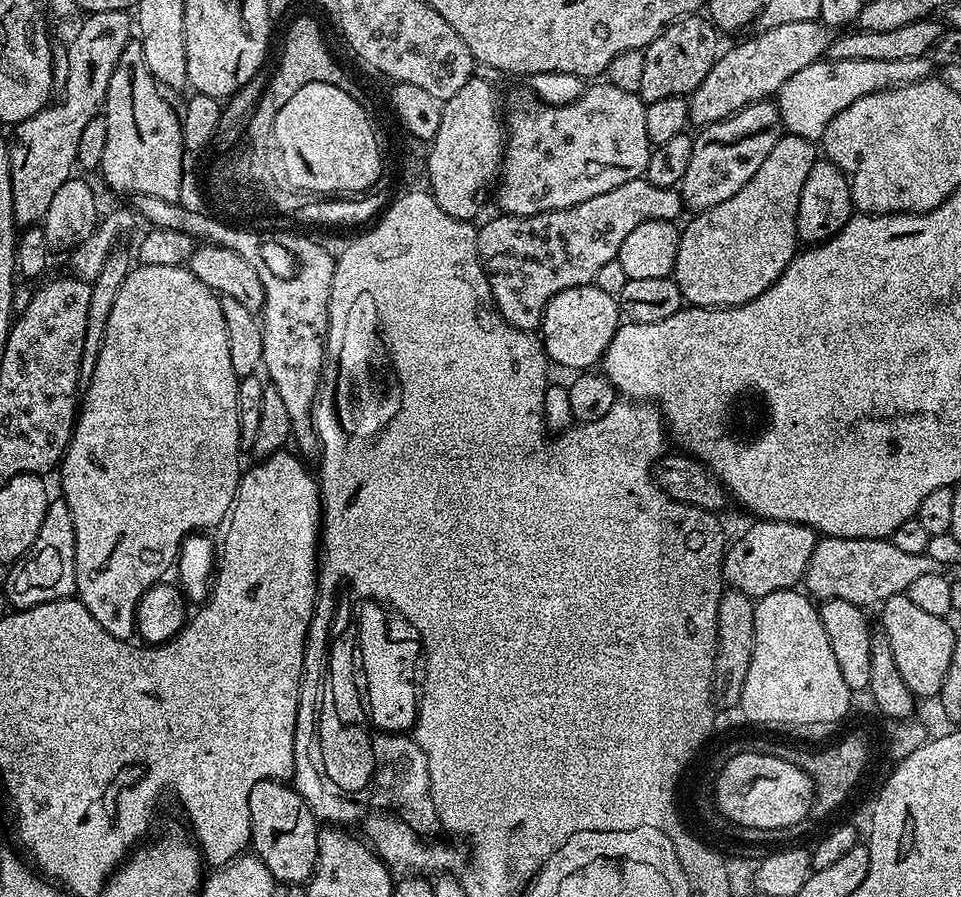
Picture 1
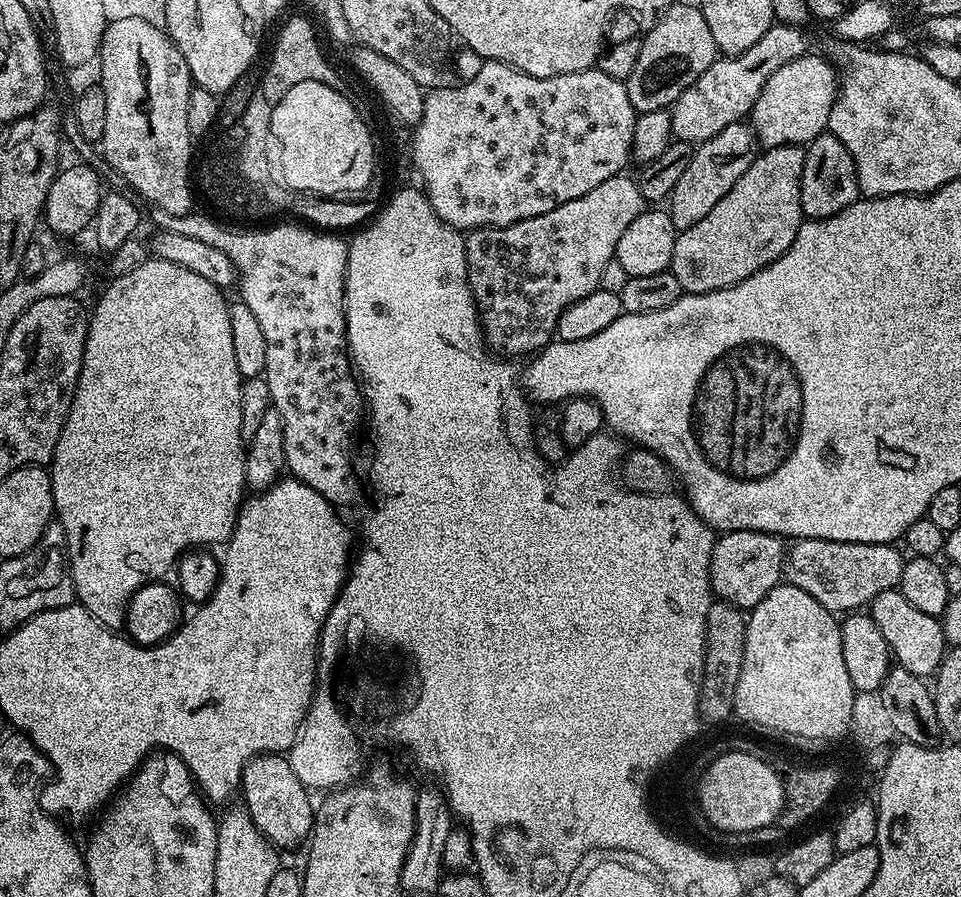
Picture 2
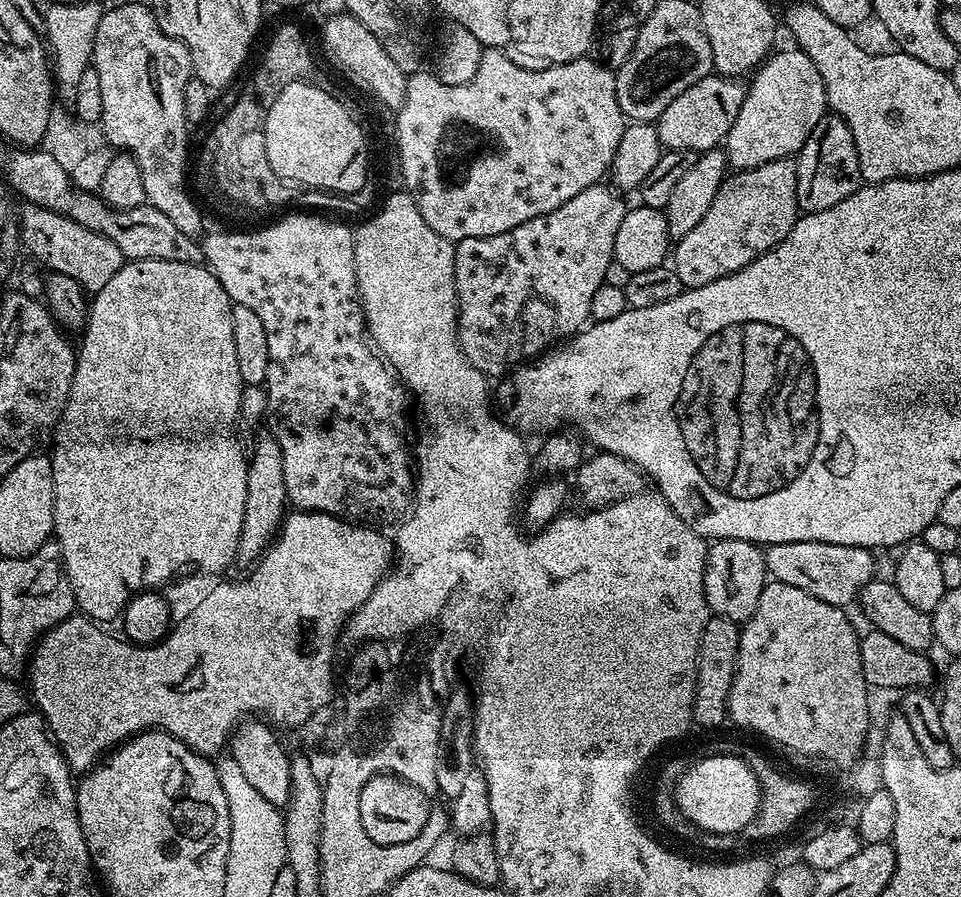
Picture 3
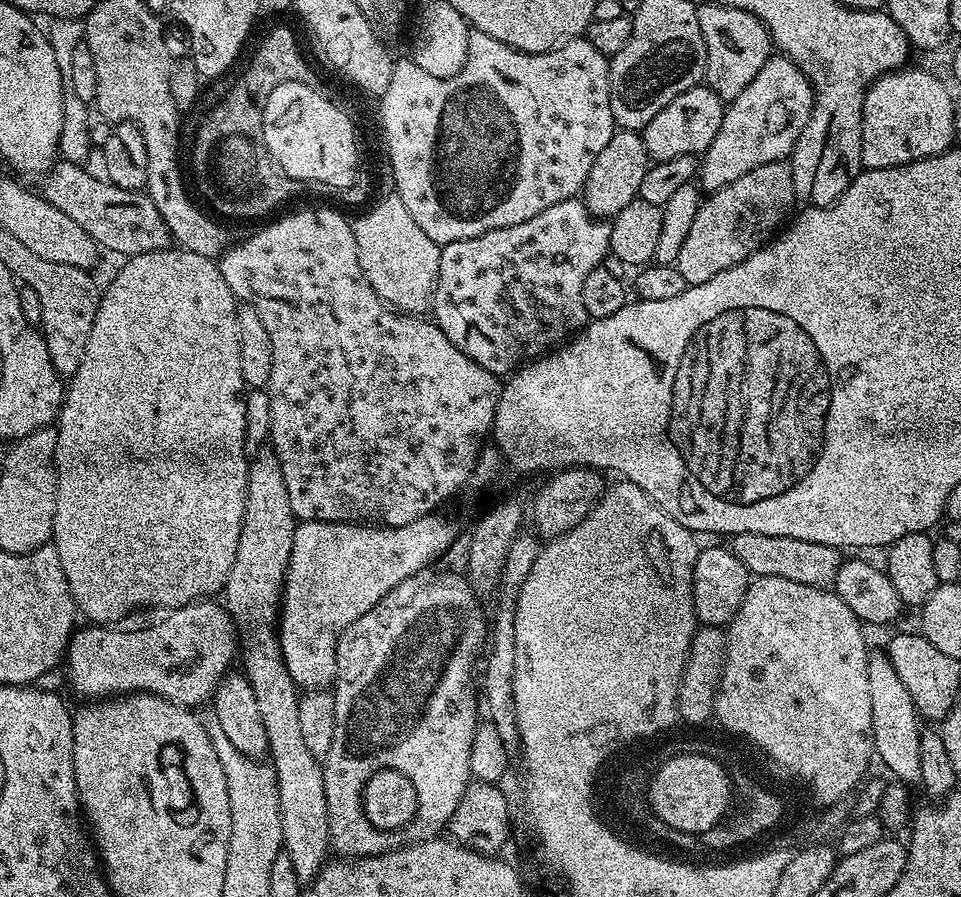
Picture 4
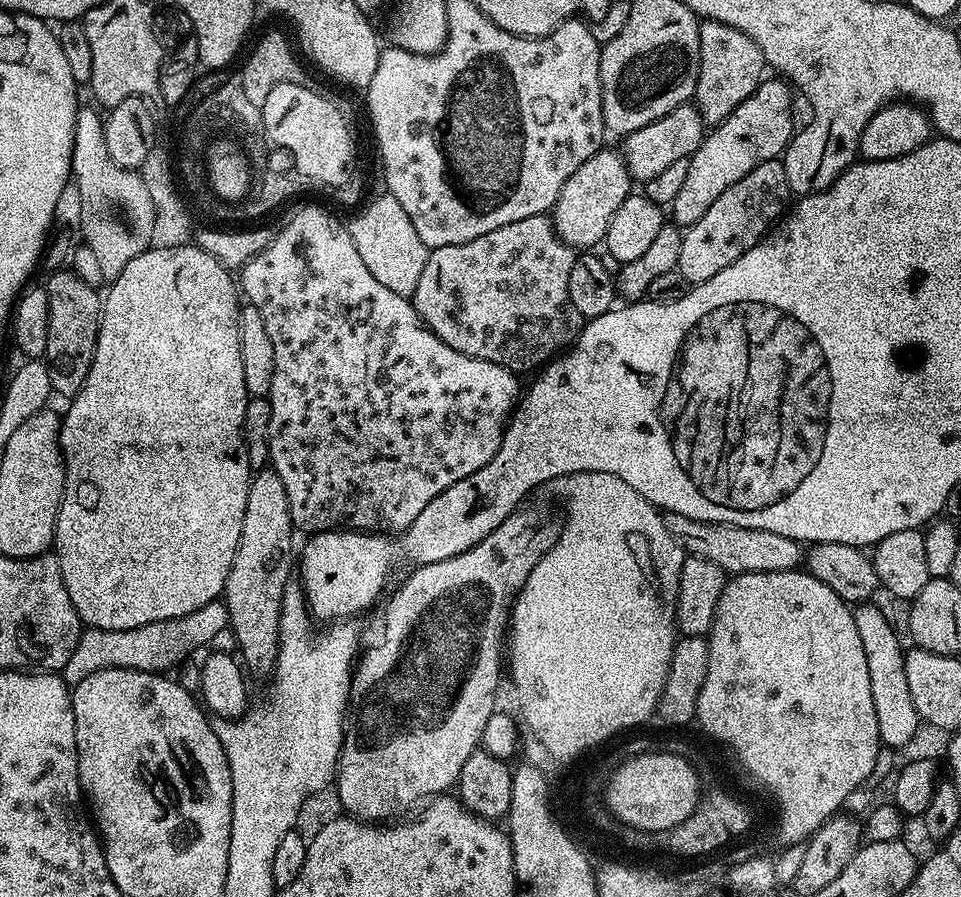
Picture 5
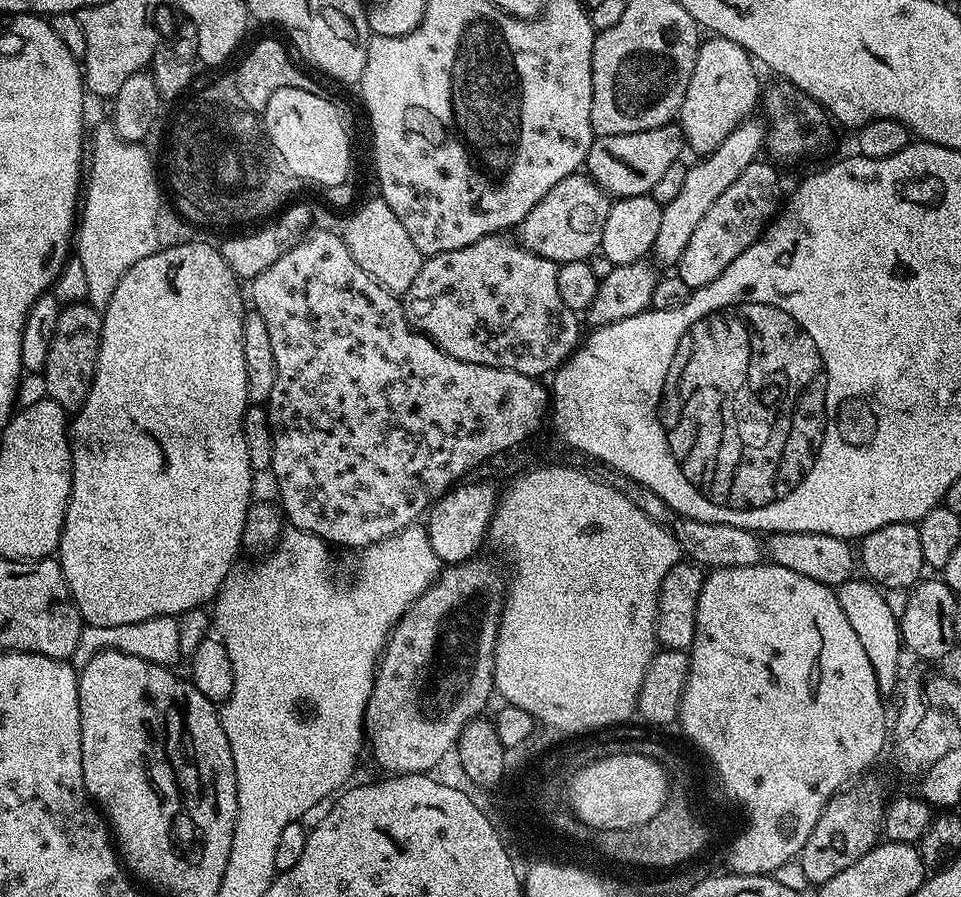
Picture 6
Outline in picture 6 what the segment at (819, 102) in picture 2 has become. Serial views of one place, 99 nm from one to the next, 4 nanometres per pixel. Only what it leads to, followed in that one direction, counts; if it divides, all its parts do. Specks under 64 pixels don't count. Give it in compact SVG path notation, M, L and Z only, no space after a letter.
M749 118L740 124L718 146L718 150L701 155L697 164L694 162L688 164L688 173L686 179L682 182L682 191L676 195L671 202L662 207L662 226L658 230L654 256L657 261L665 260L669 266L679 264L682 258L682 250L690 242L690 234L698 227L698 222L702 222L702 217L706 215L706 210L718 202L718 194L723 194L727 188L746 170L765 151L766 148L766 128L759 119Z

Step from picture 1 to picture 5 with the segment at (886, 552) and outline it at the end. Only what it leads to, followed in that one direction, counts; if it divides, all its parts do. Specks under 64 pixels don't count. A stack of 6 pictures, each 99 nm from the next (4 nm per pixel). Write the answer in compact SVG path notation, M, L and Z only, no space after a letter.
M664 512L663 517L666 526L672 532L672 537L684 547L687 555L706 558L706 562L714 562L714 566L721 568L725 574L790 572L801 567L801 541L791 540L782 534L722 522L702 522L694 518L686 518L686 514L673 512Z

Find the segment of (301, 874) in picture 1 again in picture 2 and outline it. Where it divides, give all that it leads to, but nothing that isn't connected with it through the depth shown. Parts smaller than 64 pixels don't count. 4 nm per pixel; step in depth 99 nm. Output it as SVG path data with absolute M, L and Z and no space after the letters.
M265 754L256 756L244 768L244 773L240 779L240 792L244 796L244 804L248 807L248 816L252 819L252 824L269 840L272 844L277 844L280 848L292 848L295 844L303 845L311 837L312 821L314 819L314 800L310 797L309 789L304 787L304 783L294 774L292 761L284 754Z

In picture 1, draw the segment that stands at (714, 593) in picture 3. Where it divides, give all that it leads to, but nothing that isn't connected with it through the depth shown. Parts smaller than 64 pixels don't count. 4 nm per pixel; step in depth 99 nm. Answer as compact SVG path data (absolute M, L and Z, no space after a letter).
M757 519L755 523L753 528L746 529L733 544L731 541L727 545L722 569L727 587L736 588L753 598L774 594L783 588L796 588L803 581L810 554L814 554L818 539L816 529L785 520Z

